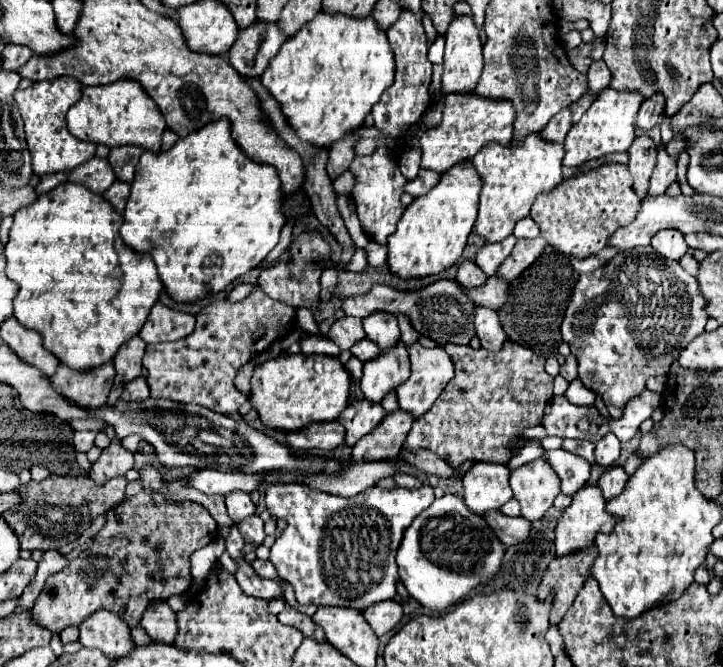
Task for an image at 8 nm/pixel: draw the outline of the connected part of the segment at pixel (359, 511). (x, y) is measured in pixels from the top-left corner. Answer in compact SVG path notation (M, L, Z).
M288 482L288 484L270 484L266 488L266 506L268 506L268 512L276 518L282 518L286 520L286 528L282 532L280 538L276 538L274 546L270 548L270 562L274 564L276 568L276 574L282 582L290 584L294 588L294 594L296 594L296 600L300 604L316 604L316 606L344 606L344 608L354 608L354 610L360 610L364 612L370 604L378 604L378 602L384 602L384 600L390 600L396 596L396 584L398 584L398 566L396 566L396 550L400 546L400 540L402 540L402 534L404 530L410 526L410 522L424 510L428 508L432 502L434 502L434 490L432 486L424 484L420 490L408 490L408 488L394 488L394 490L382 490L378 486L374 488L368 488L366 492L358 494L356 498L348 500L348 498L340 498L340 496L330 496L330 502L322 502L324 500L324 494L320 496L318 490L310 490L308 486L304 484L298 484L298 482Z

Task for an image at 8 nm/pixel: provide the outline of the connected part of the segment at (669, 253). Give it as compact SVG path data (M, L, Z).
M662 230L652 238L652 246L658 254L670 258L670 260L680 260L688 252L688 244L684 242L682 232L674 230Z

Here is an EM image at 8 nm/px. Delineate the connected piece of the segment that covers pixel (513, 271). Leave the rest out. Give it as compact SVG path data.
M540 236L534 240L518 240L514 252L502 262L498 276L506 278L508 282L516 280L526 268L530 268L530 264L534 264L540 258L544 248L546 248L546 240Z

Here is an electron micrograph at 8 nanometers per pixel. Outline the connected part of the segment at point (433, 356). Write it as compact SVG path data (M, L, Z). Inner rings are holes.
M416 342L416 344L412 344L412 346L408 348L408 352L410 352L412 376L410 376L402 386L398 386L396 396L398 396L400 410L412 414L414 420L418 420L422 414L428 412L428 408L432 406L432 402L440 396L440 392L442 392L444 386L448 384L448 380L454 378L454 364L452 364L452 358L448 356L448 352L446 352L442 346L424 348L424 346L420 346L420 344Z

